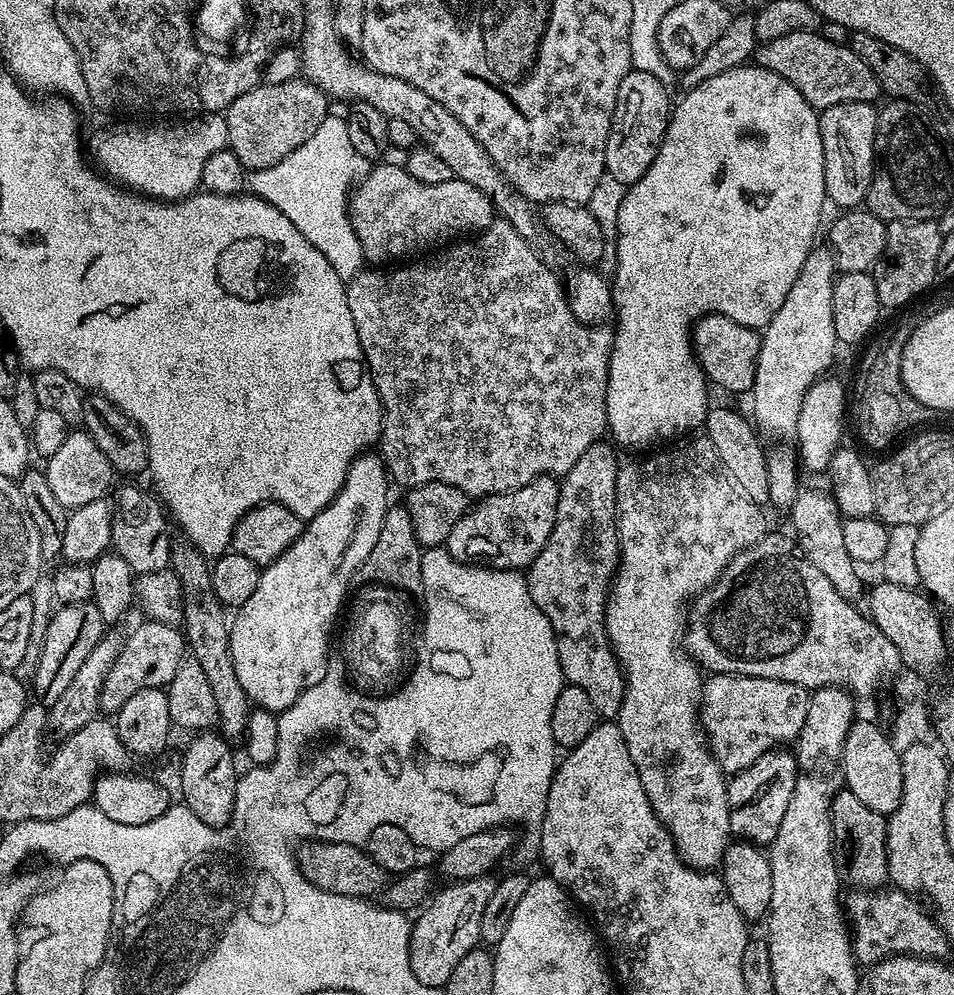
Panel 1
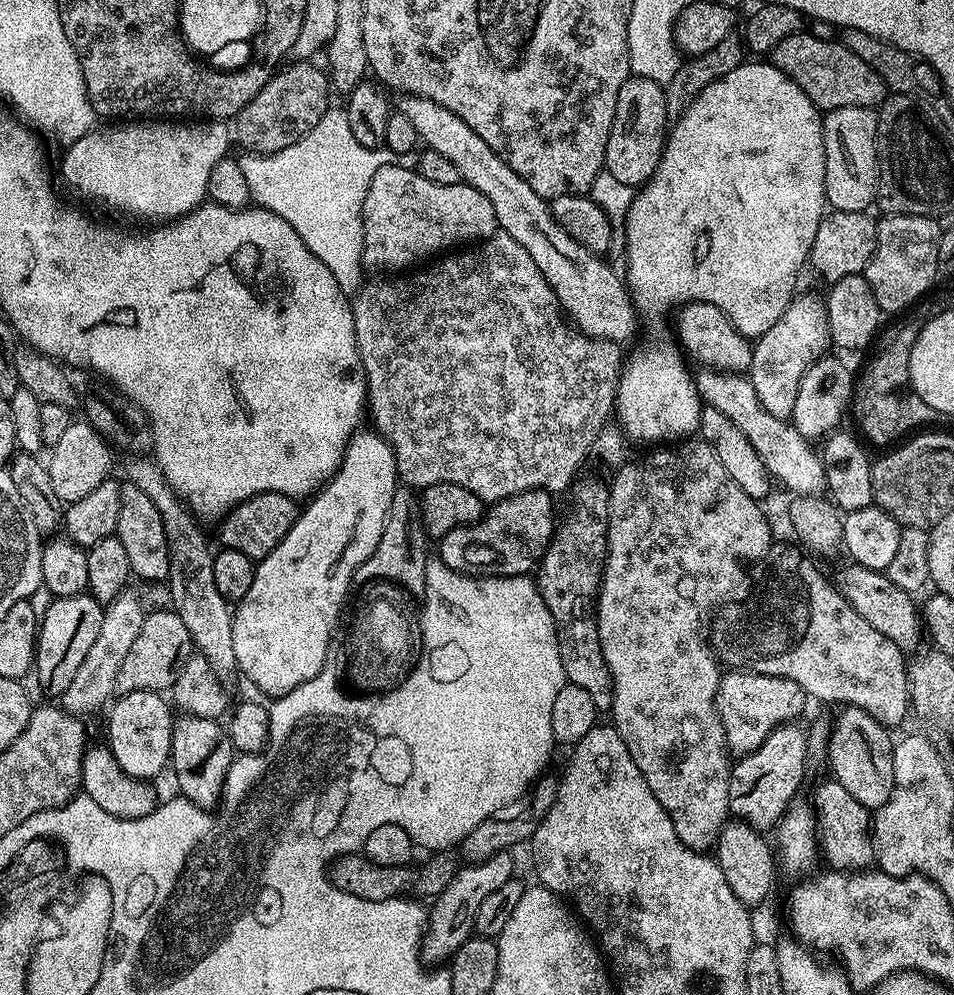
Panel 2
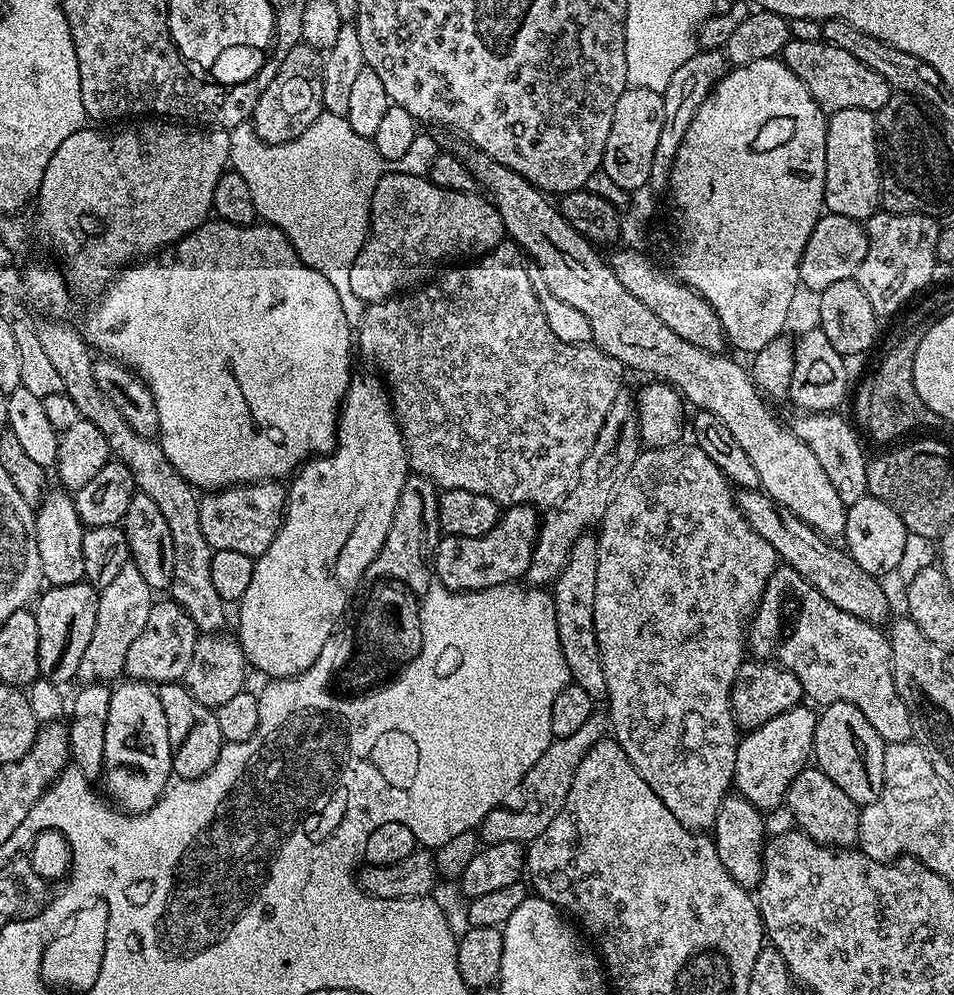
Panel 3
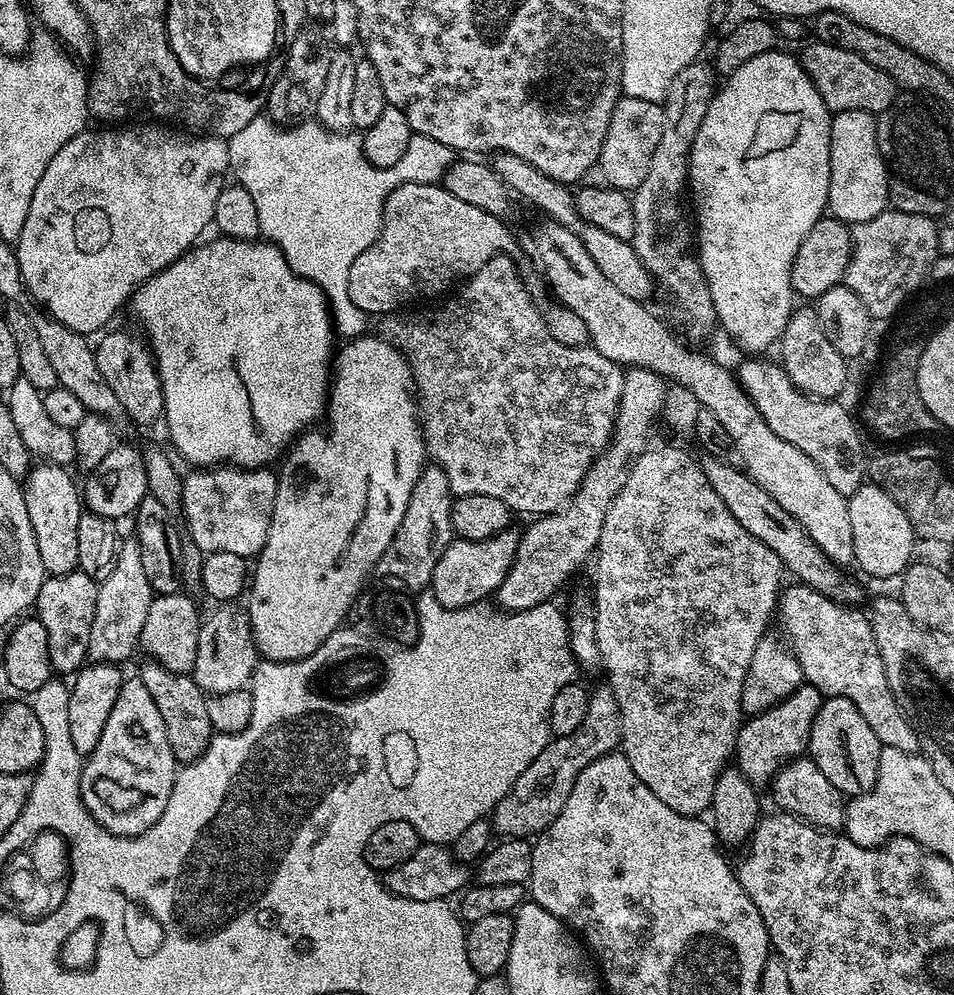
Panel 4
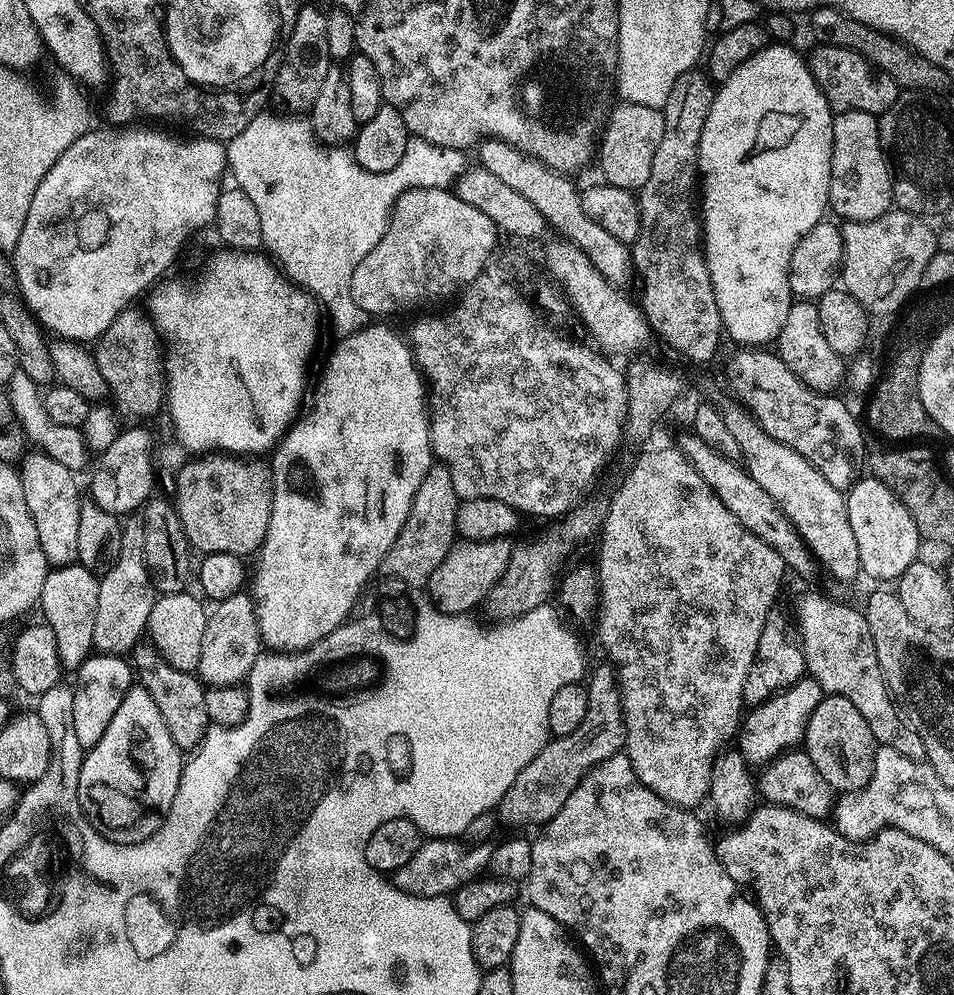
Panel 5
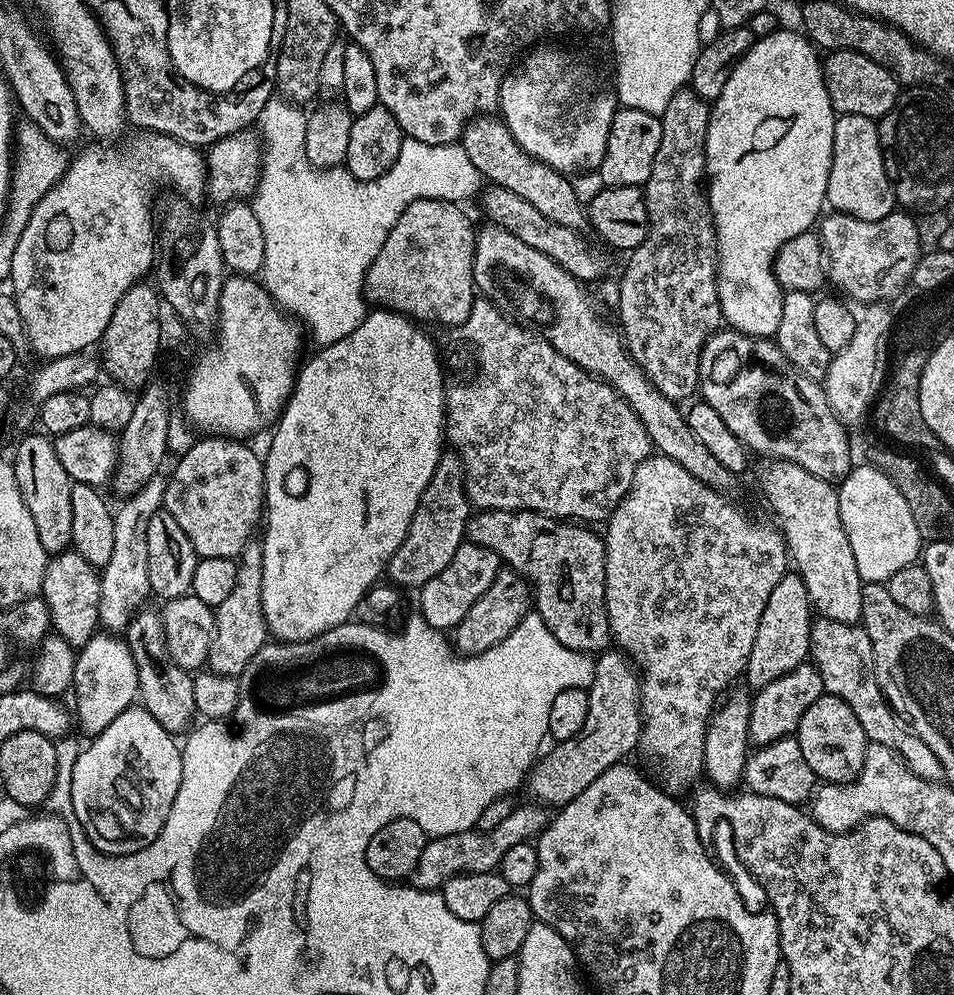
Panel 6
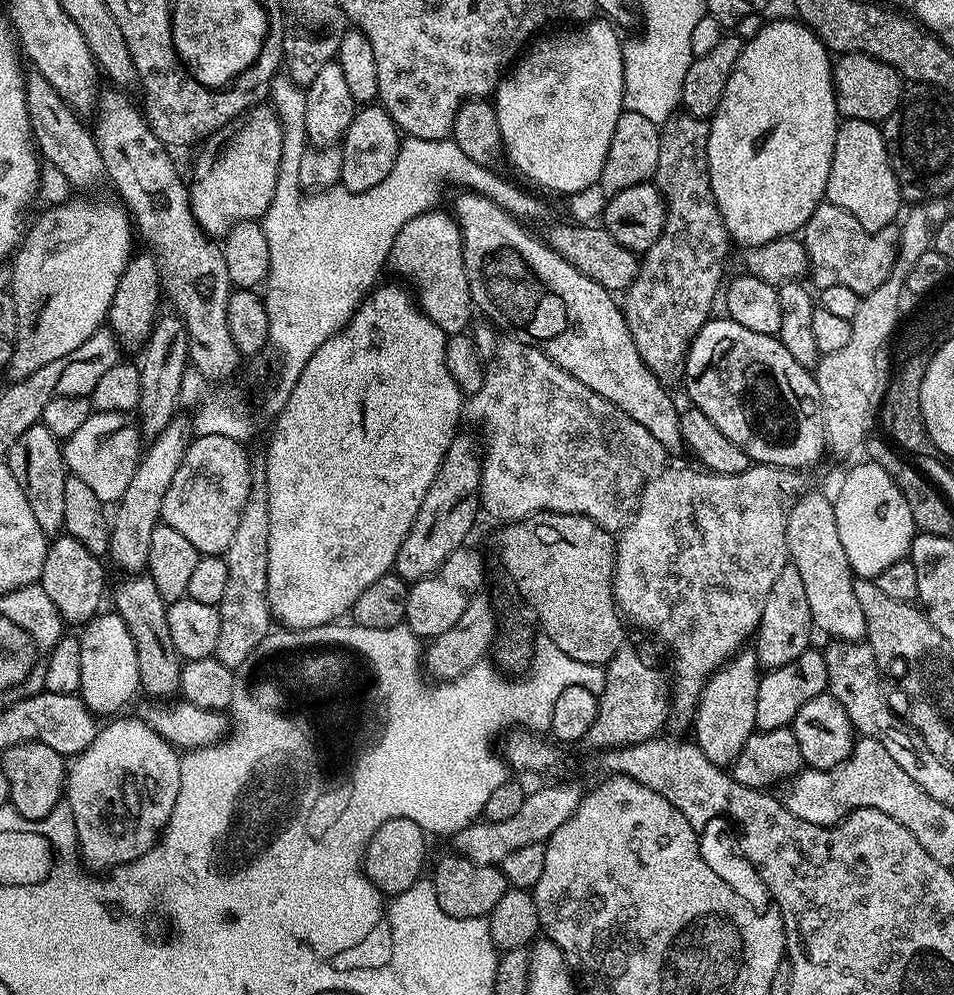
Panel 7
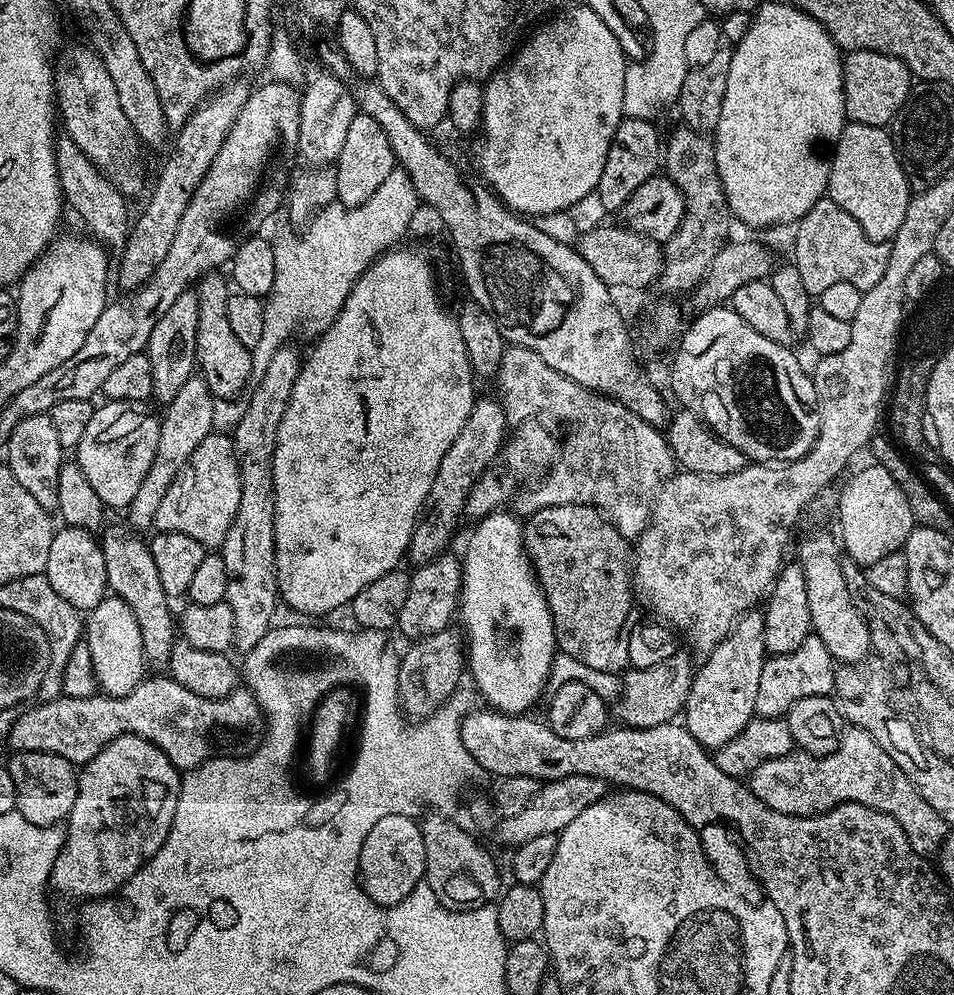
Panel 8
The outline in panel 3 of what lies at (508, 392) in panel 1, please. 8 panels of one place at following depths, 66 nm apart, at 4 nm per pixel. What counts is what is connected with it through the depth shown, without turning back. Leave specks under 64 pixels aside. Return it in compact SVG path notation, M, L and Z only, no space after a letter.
M501 242L483 256L465 263L468 264L465 268L441 271L415 290L397 294L391 300L379 300L376 304L367 305L358 325L358 352L377 368L373 369L379 373L387 387L388 399L392 401L392 415L395 416L396 425L408 447L408 466L415 475L430 478L440 490L453 488L486 494L486 498L494 498L494 502L502 506L551 506L559 504L576 484L578 470L582 462L586 462L586 454L590 454L594 438L598 438L598 430L602 430L602 422L606 422L606 410L614 406L614 398L622 391L623 384L620 383L624 380L626 369L614 357L591 342L567 344L552 333L548 316L532 289L532 280L523 263L525 264L522 253L515 244Z

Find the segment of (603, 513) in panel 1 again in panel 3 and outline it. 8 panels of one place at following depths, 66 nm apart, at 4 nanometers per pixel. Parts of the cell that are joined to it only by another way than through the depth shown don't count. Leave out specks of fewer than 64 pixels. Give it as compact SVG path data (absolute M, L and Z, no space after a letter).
M592 534L580 536L578 542L574 542L574 546L570 550L570 558L551 585L550 591L558 622L558 642L562 646L562 658L566 658L571 683L582 686L582 690L586 690L586 694L590 694L592 701L600 702L607 697L608 691L592 621L594 582L598 566L596 542L597 537Z

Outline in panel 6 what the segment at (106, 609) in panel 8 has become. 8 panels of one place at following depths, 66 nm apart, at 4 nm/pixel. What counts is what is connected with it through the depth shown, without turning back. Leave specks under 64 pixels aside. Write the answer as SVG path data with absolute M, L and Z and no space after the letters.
M97 634L90 638L90 642L83 644L76 654L74 678L70 692L71 695L76 695L74 716L78 721L78 728L80 724L81 730L88 738L102 734L102 730L106 730L106 726L110 726L110 722L114 722L114 718L118 718L118 714L133 707L138 700L138 670L134 666L134 654L130 654L127 639L116 634Z

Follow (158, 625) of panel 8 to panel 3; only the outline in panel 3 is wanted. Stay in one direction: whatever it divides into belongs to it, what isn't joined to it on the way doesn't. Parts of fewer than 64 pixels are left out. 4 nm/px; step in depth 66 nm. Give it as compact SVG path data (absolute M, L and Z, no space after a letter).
M182 682L159 685L156 693L158 702L162 702L162 714L166 714L166 734L170 734L172 771L177 777L197 780L210 770L210 766L214 766L221 748L226 743L222 738L222 730L218 730L215 711L202 706L202 702L198 702Z

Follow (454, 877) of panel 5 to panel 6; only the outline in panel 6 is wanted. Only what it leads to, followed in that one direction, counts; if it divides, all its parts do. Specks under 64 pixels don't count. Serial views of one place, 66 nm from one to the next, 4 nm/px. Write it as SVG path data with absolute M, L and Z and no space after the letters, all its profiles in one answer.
M535 802L527 803L521 808L520 805L513 807L510 818L505 818L499 826L494 826L494 830L473 830L431 837L422 850L422 858L418 858L418 866L412 871L411 886L422 891L440 890L444 887L444 881L452 876L461 876L467 872L497 871L506 850L535 841L549 822L550 812L547 807Z

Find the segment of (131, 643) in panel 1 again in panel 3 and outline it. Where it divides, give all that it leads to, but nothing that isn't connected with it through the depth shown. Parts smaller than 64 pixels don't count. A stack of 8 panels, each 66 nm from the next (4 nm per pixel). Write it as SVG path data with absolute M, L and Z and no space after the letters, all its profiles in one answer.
M165 598L164 601L153 603L150 610L150 618L146 618L146 626L138 638L134 638L133 644L130 645L130 651L126 654L126 666L124 667L124 676L130 680L142 680L146 684L159 686L162 684L175 684L183 681L186 674L186 666L190 666L190 658L194 658L194 646L198 629L196 623L178 606L175 600Z

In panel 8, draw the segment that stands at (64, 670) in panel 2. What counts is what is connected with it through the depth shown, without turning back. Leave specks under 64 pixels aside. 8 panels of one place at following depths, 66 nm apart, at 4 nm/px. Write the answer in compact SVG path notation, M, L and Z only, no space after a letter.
M60 526L53 531L50 558L46 558L43 575L47 576L50 586L54 586L54 594L66 598L70 606L80 609L84 614L91 612L104 596L109 595L106 558L100 549L100 540L81 528Z

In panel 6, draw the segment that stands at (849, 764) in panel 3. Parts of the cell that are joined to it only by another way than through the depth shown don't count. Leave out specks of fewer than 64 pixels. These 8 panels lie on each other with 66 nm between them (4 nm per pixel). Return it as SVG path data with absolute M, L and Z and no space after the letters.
M827 694L820 696L818 702L802 714L802 722L796 727L794 735L817 781L829 784L844 784L847 780L856 779L870 743L862 730L862 722L858 722L858 714L854 714L842 698Z

